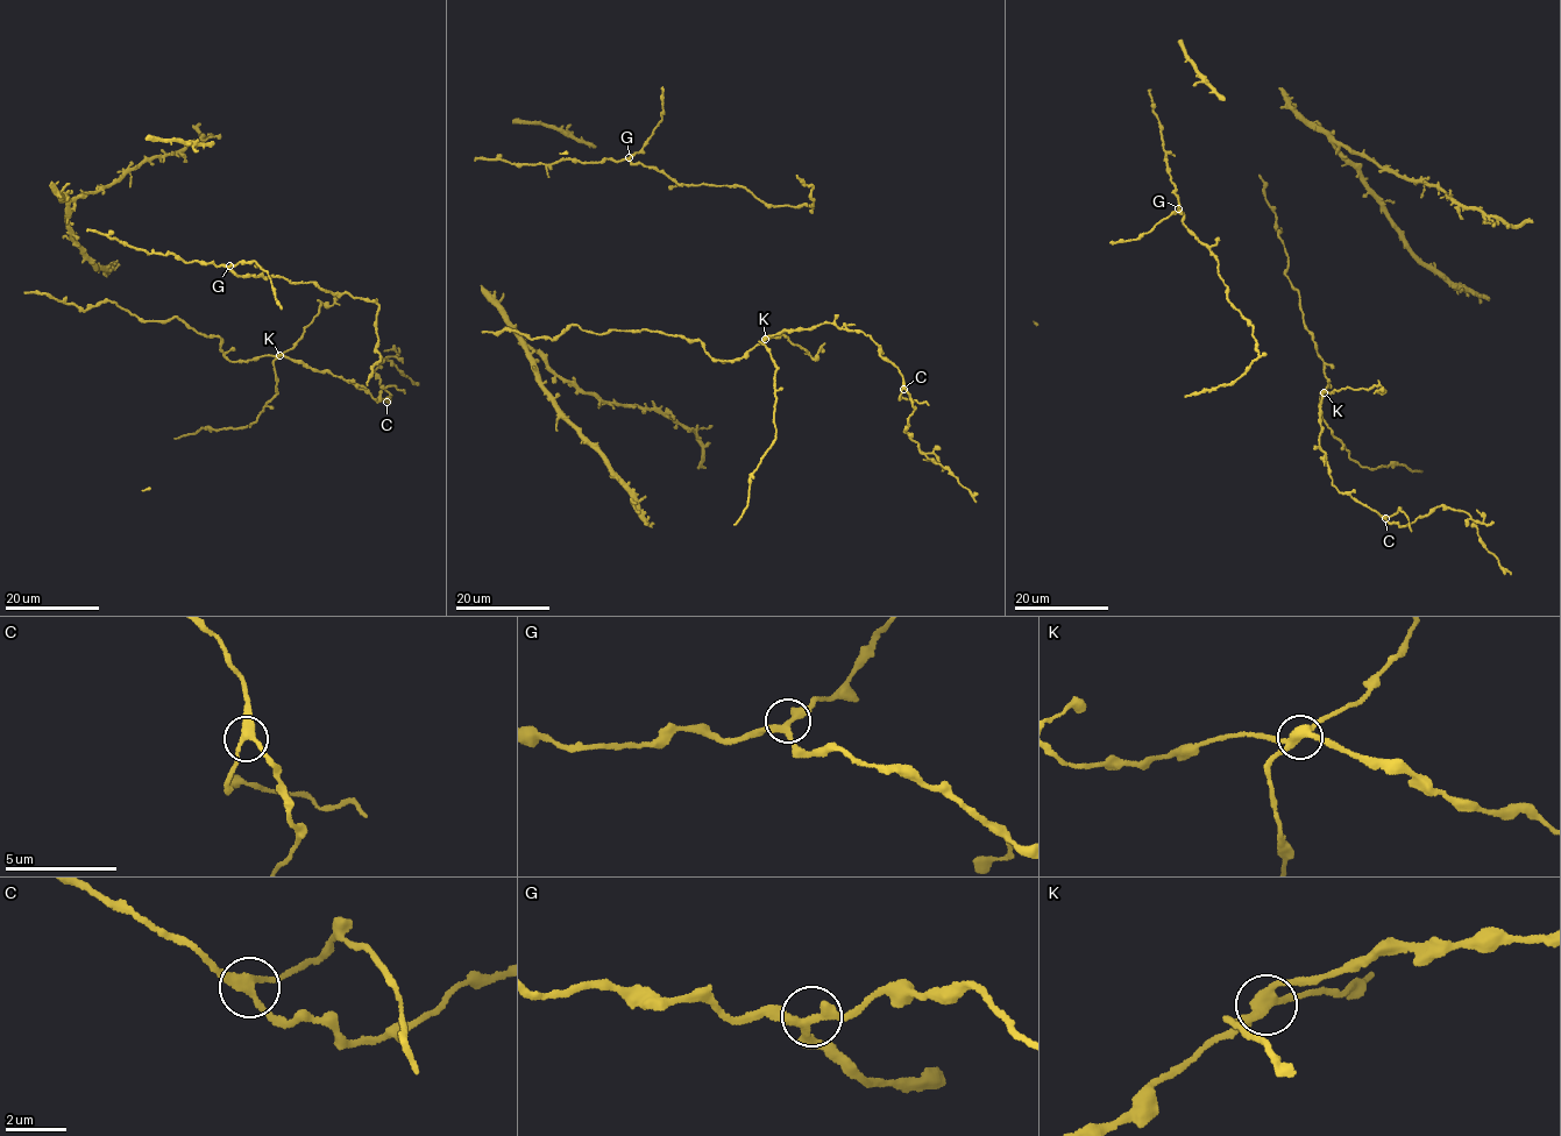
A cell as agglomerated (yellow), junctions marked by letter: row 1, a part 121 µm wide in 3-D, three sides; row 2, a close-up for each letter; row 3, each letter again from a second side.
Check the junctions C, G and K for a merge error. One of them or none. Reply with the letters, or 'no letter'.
K

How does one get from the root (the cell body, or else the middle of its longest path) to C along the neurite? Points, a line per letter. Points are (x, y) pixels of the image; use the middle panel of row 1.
C: (778, 334), (830, 322), (863, 333), (898, 368), (903, 389)

